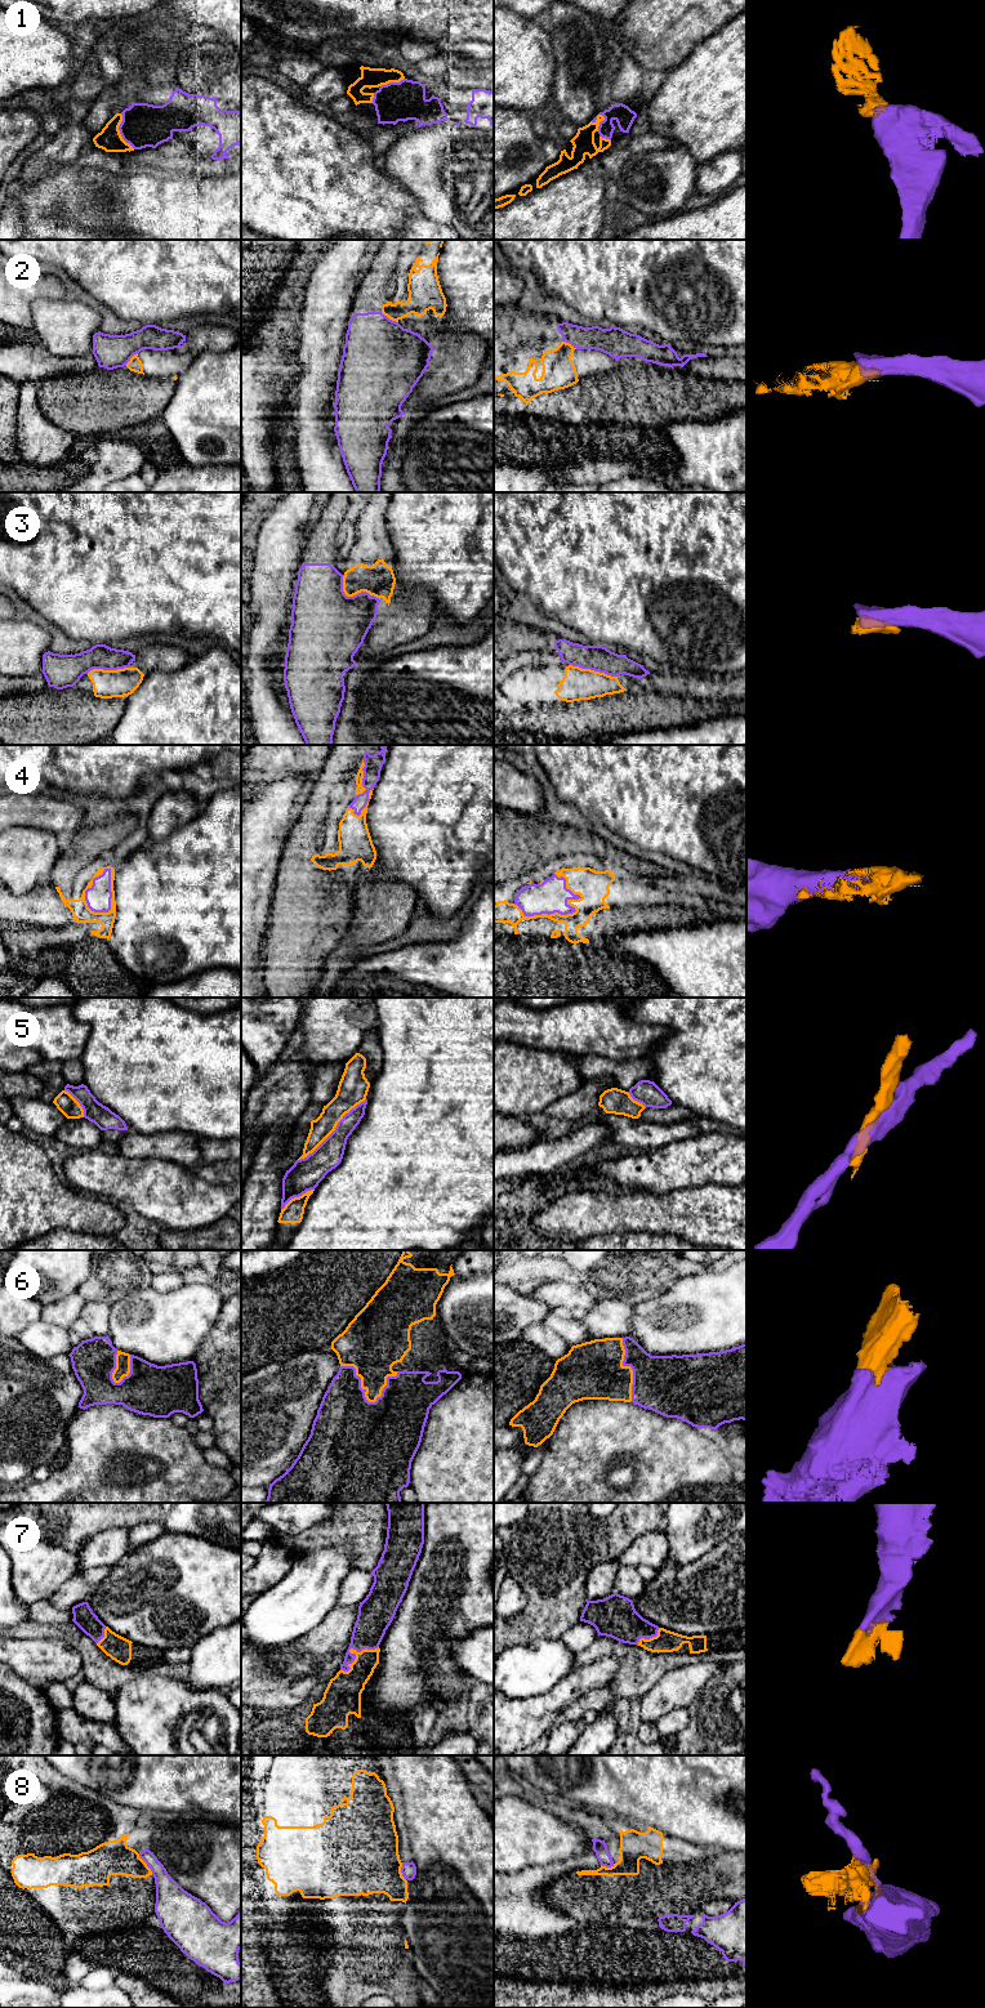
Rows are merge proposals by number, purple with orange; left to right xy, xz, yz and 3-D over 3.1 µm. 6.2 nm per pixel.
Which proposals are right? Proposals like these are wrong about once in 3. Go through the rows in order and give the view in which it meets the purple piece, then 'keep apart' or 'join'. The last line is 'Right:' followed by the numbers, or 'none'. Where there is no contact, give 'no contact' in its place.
1: xy | join
2: xz | keep apart
3: yz | keep apart
4: yz | join
5: xz | keep apart
6: xz | join
7: xz | join
8: xy | keep apart
Right: 1, 4, 6, 7

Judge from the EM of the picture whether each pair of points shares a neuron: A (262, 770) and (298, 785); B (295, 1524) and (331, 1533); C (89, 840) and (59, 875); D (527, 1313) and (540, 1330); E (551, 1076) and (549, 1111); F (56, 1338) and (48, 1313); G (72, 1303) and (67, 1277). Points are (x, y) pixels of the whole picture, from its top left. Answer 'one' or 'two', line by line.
A: two
B: two
C: one
D: two
E: two
F: two
G: two

